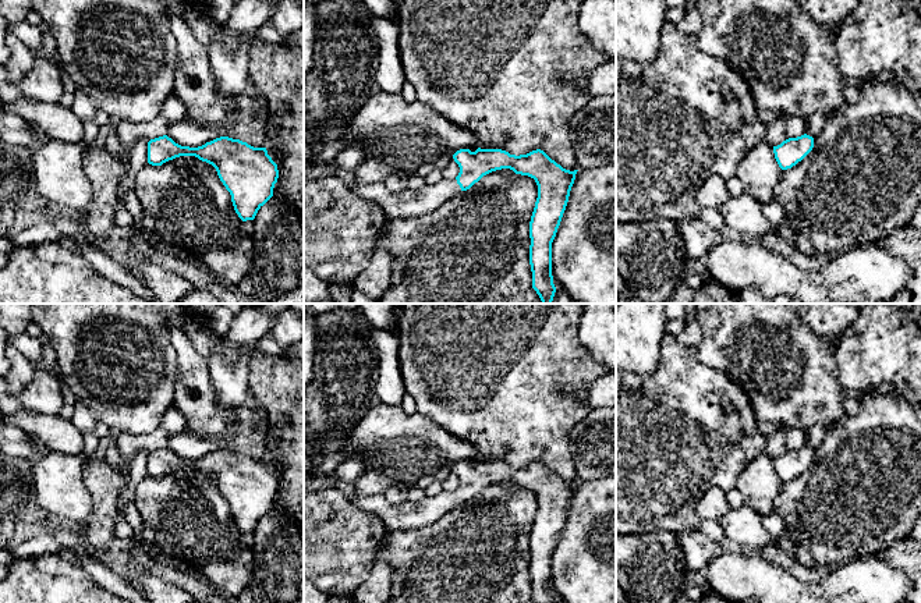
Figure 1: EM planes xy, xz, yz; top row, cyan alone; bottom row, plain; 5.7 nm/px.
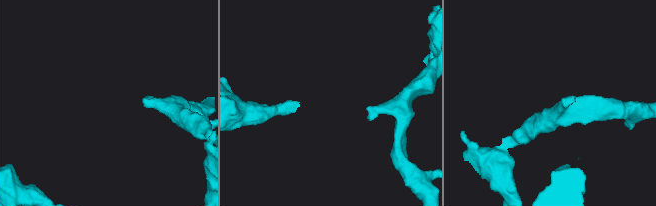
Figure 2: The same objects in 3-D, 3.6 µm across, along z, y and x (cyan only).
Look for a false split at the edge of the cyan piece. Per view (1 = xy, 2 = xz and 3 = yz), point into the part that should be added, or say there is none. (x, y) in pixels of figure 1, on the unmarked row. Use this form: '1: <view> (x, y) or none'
1: none
2: xz (408, 515)
3: none

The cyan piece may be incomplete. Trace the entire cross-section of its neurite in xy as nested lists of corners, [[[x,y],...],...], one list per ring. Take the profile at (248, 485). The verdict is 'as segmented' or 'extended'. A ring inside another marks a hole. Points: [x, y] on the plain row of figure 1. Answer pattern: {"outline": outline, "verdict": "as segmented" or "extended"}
{"outline": [[[167,447],[148,454],[148,475],[152,478],[162,478],[180,468],[195,468],[216,480],[242,533],[254,532],[258,522],[273,508],[279,482],[266,460],[254,460],[229,448],[216,450],[198,460],[181,458]]], "verdict": "as segmented"}

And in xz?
{"outline": [[[460,461],[453,467],[460,479],[454,492],[443,490],[435,497],[419,501],[392,504],[385,496],[359,496],[353,482],[336,480],[333,489],[341,492],[347,501],[359,510],[379,517],[387,532],[411,531],[435,524],[454,507],[470,501],[483,487],[510,480],[528,487],[538,497],[538,510],[529,533],[529,577],[535,603],[556,603],[552,588],[552,554],[566,522],[571,499],[578,482],[570,483],[552,472],[543,462],[527,467],[510,467],[502,461],[475,464]]], "verdict": "extended"}

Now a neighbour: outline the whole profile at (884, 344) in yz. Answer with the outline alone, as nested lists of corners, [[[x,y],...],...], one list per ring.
[[[862,304],[856,322],[839,340],[836,379],[844,389],[858,393],[892,383],[913,407],[921,405],[921,329],[911,311],[885,304]]]

